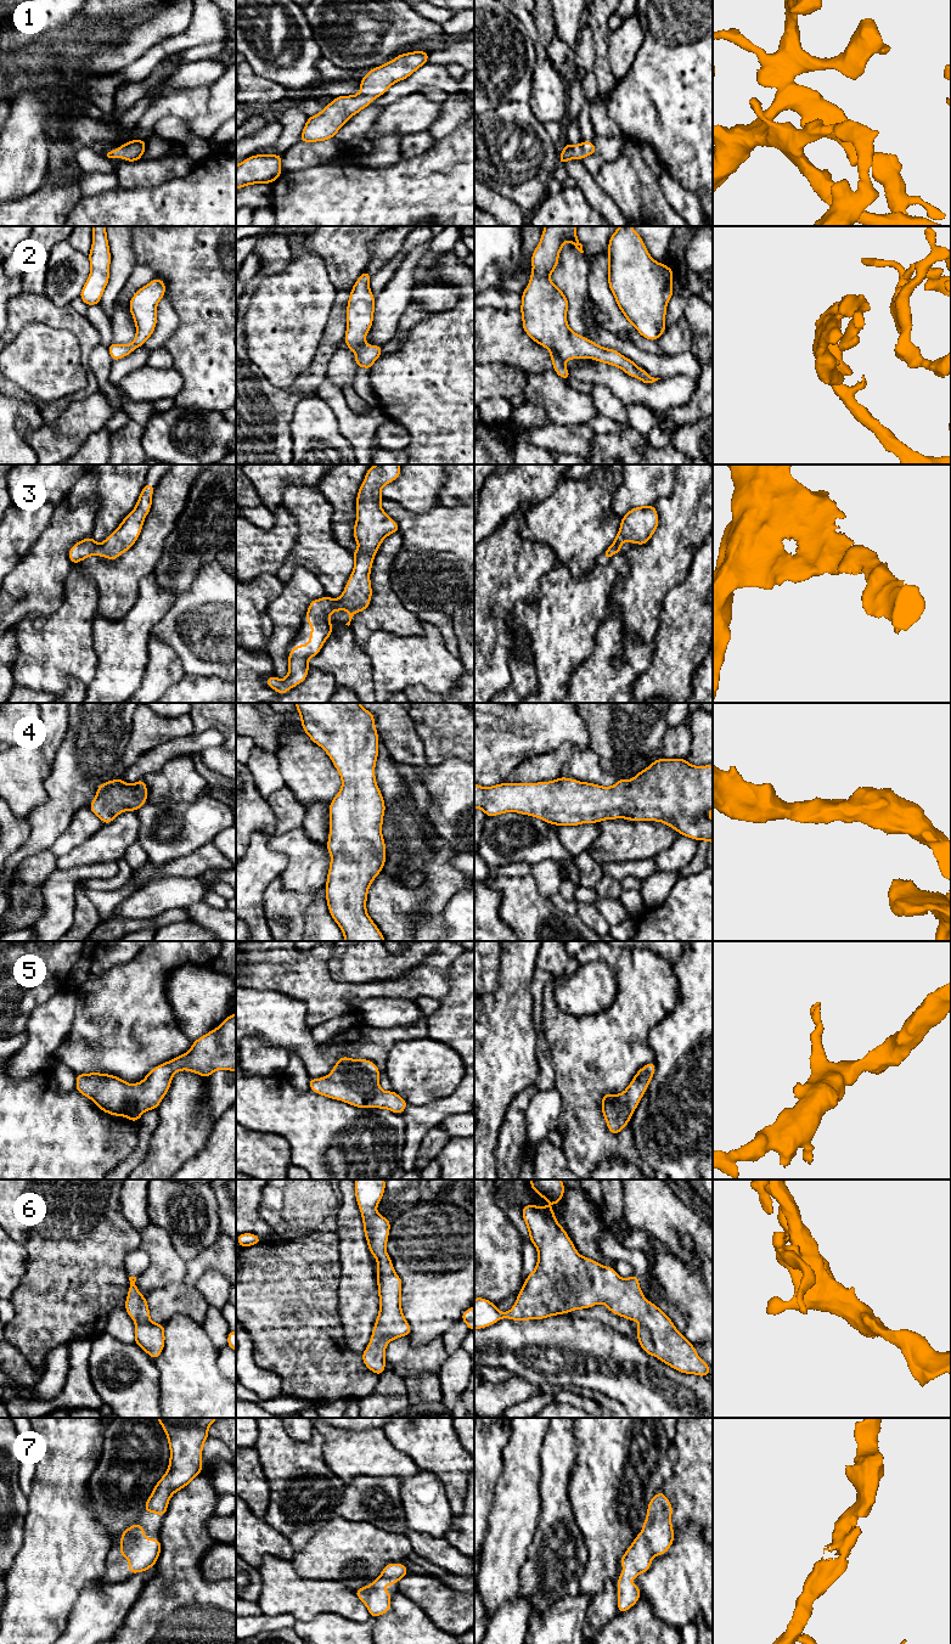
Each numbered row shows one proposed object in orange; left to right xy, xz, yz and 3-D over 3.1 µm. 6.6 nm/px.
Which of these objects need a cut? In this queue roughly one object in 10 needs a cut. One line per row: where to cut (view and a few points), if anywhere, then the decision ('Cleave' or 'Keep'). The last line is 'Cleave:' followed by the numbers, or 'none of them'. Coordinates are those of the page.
1: No split. Keep
2: No split. Keep
3: No split. Keep
4: No split. Keep
5: No split. Keep
6: No split. Keep
7: No split. Keep
Cleave: none of them

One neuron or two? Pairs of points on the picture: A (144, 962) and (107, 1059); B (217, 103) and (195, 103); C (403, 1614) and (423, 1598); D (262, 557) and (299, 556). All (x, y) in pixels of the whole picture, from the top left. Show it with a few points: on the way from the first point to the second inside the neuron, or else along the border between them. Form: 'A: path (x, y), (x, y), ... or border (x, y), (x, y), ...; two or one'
A: path (138, 986), (125, 1006), (125, 1035); one
B: border (209, 88), (208, 108), (185, 120); two
C: border (399, 1591), (409, 1597), (435, 1623); two
D: border (298, 529), (296, 544), (275, 574); two

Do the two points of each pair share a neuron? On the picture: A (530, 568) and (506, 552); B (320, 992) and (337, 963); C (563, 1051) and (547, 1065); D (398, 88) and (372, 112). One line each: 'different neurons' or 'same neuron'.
A: same neuron
B: different neurons
C: different neurons
D: different neurons

